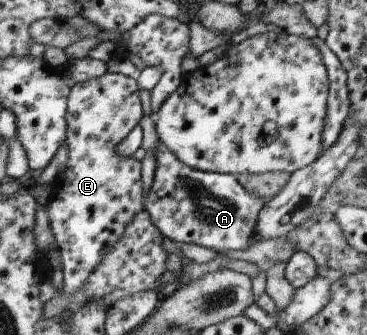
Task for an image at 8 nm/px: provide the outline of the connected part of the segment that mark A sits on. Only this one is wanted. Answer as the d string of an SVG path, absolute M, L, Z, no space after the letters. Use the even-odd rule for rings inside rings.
M158 141L156 150L156 168L154 180L148 196L144 198L143 204L150 214L152 223L162 232L164 238L172 239L182 245L192 243L218 253L229 249L248 249L257 241L254 239L256 221L265 203L262 198L250 195L245 187L232 174L221 174L188 167L182 163L168 147Z

